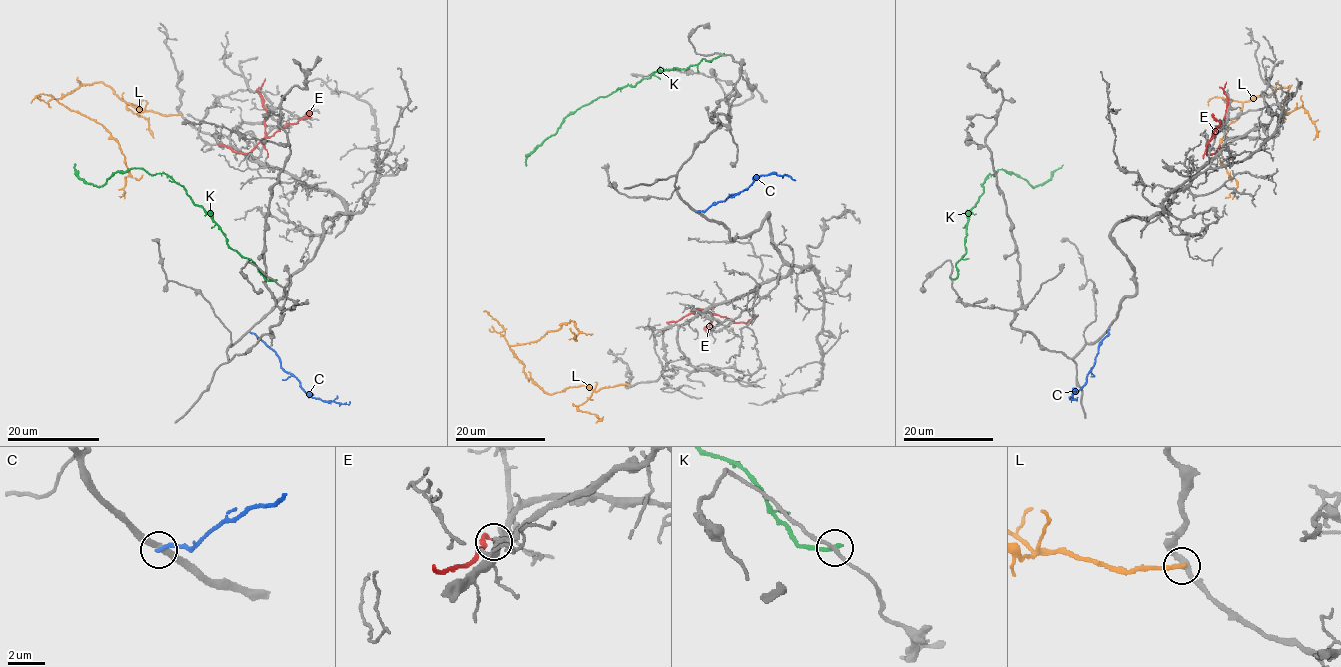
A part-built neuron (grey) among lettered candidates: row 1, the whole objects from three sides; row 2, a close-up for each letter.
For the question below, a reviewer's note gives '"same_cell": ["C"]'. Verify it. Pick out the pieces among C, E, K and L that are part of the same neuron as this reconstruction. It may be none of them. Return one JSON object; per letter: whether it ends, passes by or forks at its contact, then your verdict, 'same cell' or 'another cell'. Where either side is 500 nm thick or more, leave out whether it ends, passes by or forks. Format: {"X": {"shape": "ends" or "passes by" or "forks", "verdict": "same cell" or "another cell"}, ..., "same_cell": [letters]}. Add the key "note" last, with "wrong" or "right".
{"C": {"shape": "ends", "verdict": "another cell"}, "E": {"shape": "ends", "verdict": "another cell"}, "K": {"shape": "ends", "verdict": "another cell"}, "L": {"shape": "ends", "verdict": "another cell"}, "same_cell": [], "note": "wrong"}

